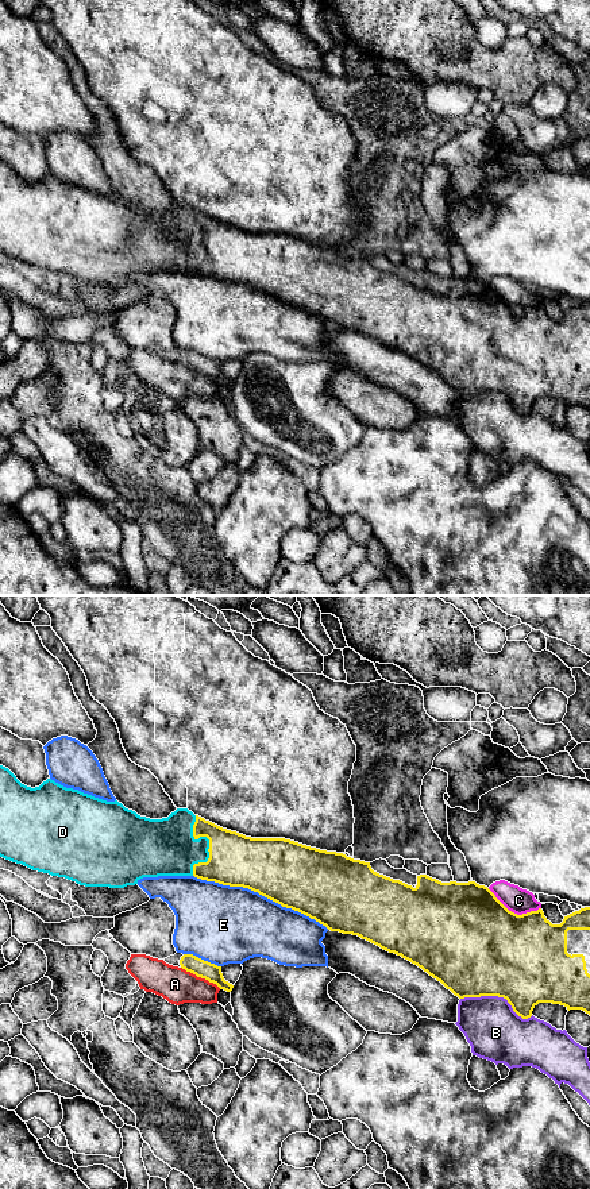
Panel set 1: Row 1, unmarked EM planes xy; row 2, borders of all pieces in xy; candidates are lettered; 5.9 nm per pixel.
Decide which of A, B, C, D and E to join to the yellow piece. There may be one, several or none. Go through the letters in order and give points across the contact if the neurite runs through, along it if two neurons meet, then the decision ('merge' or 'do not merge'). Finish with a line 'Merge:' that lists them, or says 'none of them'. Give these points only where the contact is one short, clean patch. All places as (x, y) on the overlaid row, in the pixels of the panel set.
A: border xy (181, 966), (215, 983), (220, 988); do not merge
B: do not merge
C: do not merge
D: merge
E: do not merge
Merge: D

